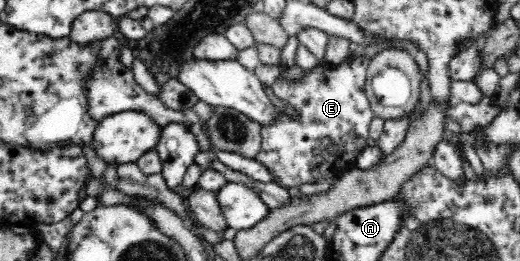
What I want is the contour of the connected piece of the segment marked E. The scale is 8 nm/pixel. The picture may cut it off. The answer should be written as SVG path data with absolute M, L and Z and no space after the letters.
M357 54L350 60L345 59L339 64L323 64L323 60L310 69L302 69L302 76L296 80L281 78L281 75L270 86L273 97L281 99L290 105L296 116L291 116L285 110L276 109L276 116L272 122L263 124L260 129L261 147L252 158L267 167L272 181L283 189L301 187L307 183L317 183L323 179L339 178L342 173L355 167L357 154L369 143L369 126L375 113L365 96L365 79L367 69L372 57Z

